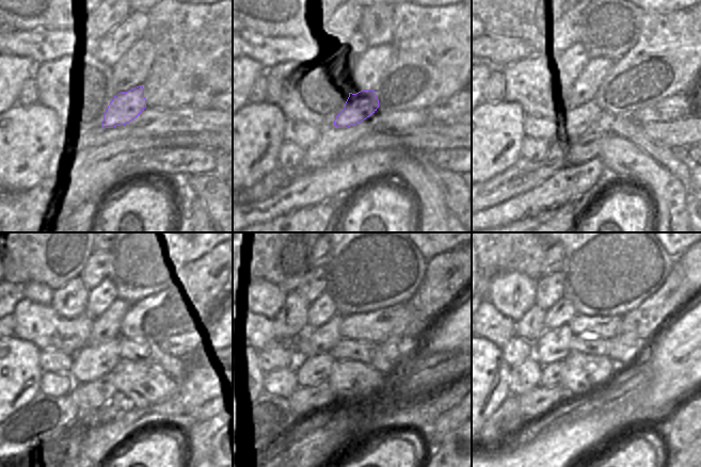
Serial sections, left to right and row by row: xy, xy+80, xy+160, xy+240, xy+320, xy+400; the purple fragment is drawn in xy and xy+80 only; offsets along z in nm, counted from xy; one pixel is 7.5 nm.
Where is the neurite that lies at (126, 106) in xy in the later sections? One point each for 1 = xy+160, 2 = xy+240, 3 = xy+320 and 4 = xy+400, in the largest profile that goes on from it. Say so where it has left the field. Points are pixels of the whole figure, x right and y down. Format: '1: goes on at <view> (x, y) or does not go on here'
1: goes on at xy+160 (583, 118)
2: goes on at xy+240 (92, 363)
3: goes on at xy+320 (311, 371)
4: goes on at xy+400 (552, 375)

